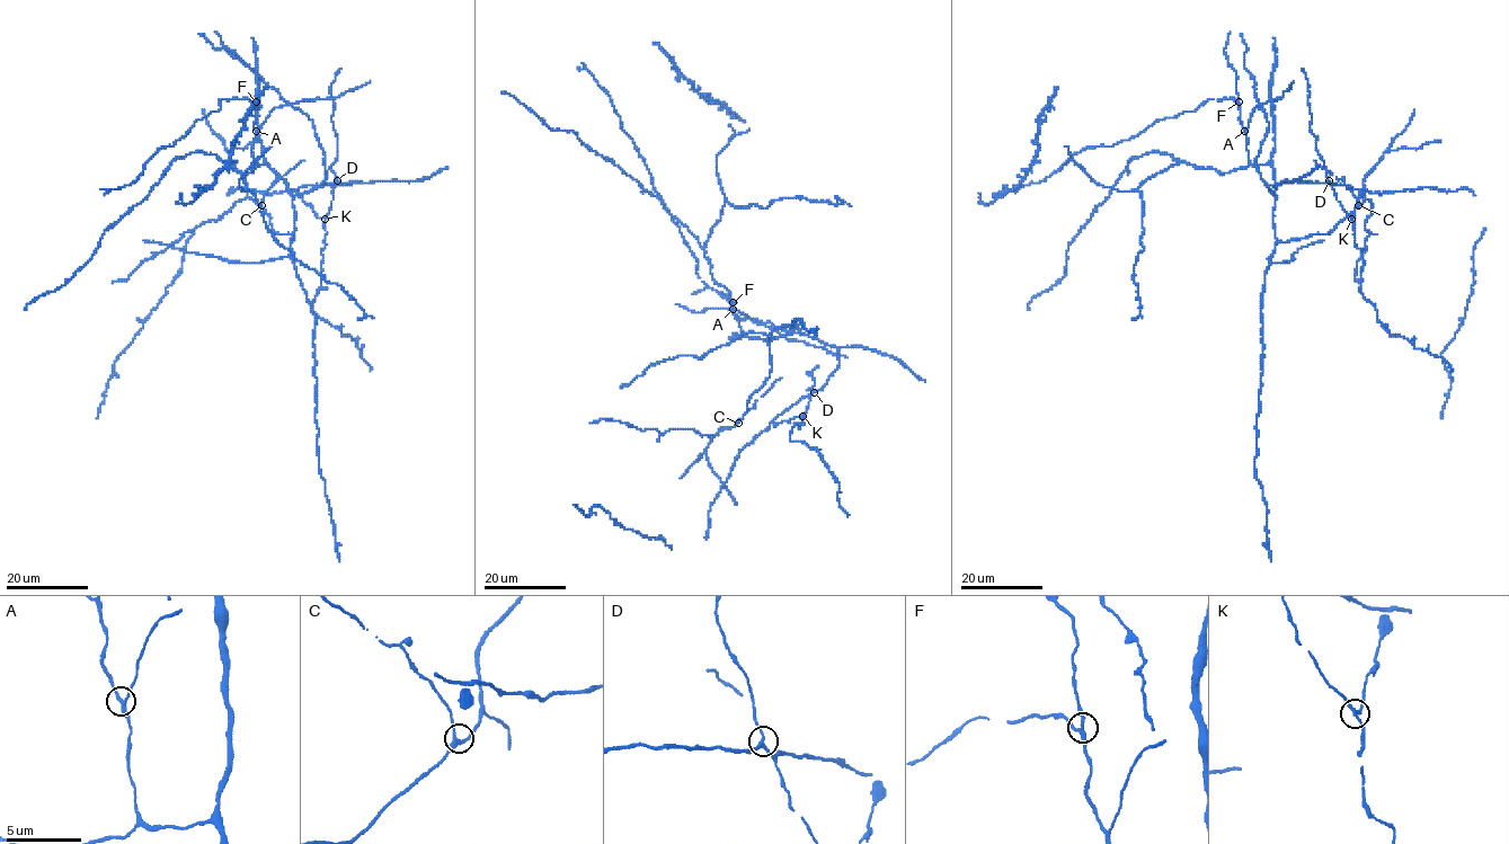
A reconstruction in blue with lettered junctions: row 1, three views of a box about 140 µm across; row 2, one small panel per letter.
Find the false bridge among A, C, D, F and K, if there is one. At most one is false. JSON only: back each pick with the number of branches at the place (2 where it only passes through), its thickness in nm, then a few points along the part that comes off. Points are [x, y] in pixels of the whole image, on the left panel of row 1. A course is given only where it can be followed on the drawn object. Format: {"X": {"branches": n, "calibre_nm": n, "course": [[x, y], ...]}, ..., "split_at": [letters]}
{"K": {"branches": 3, "calibre_nm": 200, "course": [[326, 219], [319, 219], [296, 192]]}, "split_at": ["K"]}

